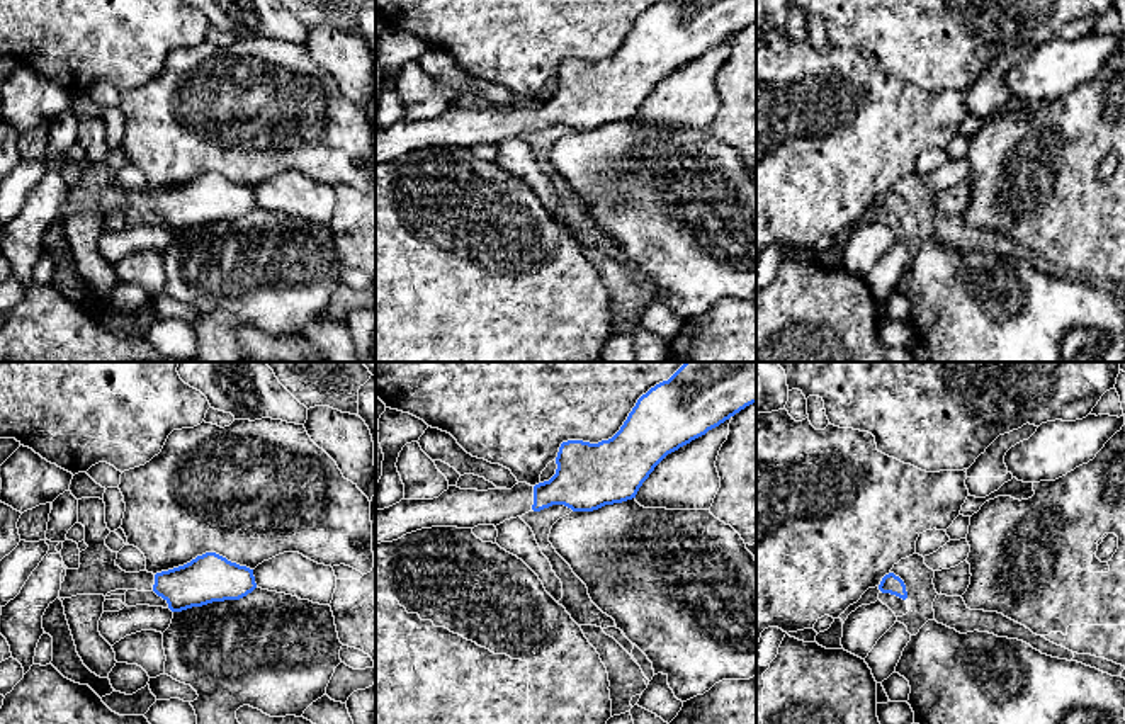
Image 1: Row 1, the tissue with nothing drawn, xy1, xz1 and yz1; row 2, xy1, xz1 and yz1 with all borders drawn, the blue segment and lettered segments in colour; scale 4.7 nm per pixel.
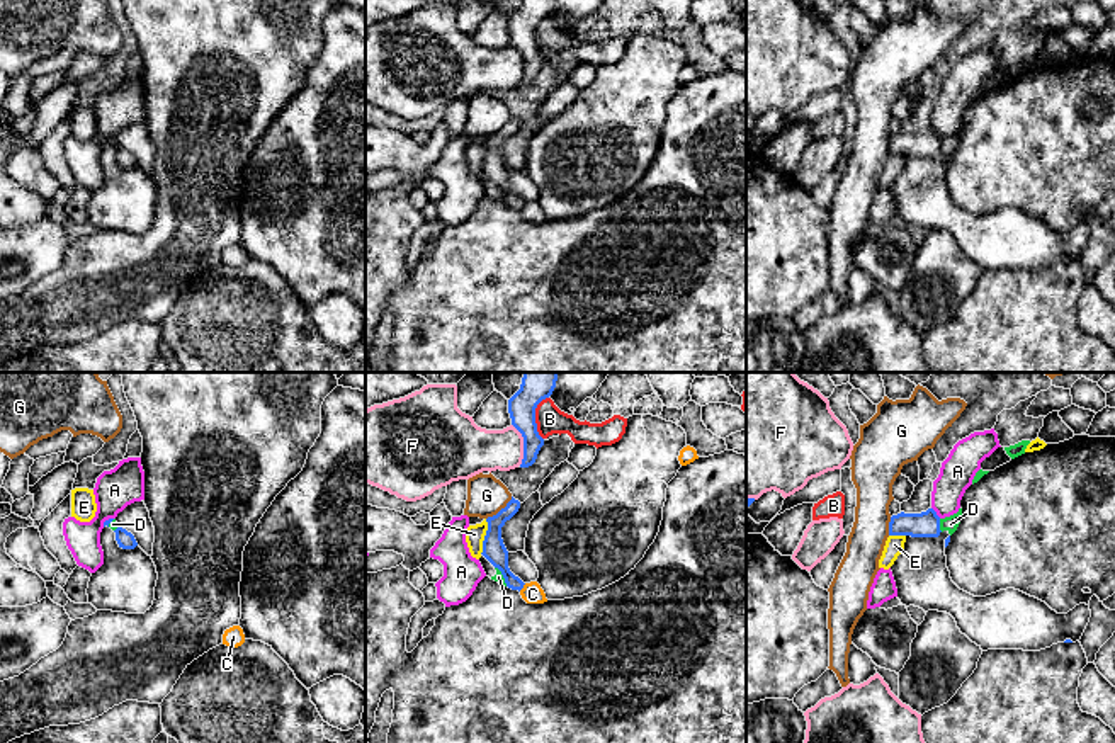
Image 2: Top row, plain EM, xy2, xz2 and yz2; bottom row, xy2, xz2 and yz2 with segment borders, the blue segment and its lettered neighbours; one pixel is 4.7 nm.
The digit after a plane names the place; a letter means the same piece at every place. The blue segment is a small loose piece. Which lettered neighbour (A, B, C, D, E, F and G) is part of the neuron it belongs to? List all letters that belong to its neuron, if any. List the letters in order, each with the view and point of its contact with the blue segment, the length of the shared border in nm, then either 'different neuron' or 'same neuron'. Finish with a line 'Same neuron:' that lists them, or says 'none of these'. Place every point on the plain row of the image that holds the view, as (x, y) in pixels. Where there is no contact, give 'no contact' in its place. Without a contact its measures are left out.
A: yz2 (935, 131) | 70 nm | different neuron
B: xz2 (534, 36) | 200 nm | different neuron
C: xz2 (522, 206) | 50 nm | different neuron
D: yz2 (939, 145) | 70 nm | different neuron
E: xz2 (485, 155) | 170 nm | different neuron
F: xz2 (524, 63) | 200 nm | different neuron
G: xz2 (502, 128) | 170 nm | different neuron
Same neuron: none of these

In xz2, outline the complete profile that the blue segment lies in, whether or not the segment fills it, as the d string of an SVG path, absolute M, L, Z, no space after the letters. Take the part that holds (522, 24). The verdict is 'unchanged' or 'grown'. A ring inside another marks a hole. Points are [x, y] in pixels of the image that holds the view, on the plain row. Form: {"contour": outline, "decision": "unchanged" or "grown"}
{"contour": "M522 0L520 9L508 19L508 32L512 44L524 56L524 78L520 87L535 82L544 58L537 51L535 27L549 17L556 7L556 0Z", "decision": "unchanged"}

